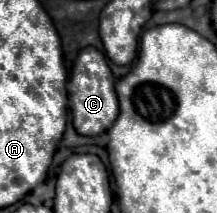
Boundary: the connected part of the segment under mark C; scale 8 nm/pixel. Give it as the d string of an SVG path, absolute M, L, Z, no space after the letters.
M86 47L80 51L66 89L68 89L68 101L74 117L72 121L80 135L100 135L118 117L118 97L114 91L114 75L104 59L104 53L100 53L98 49Z

